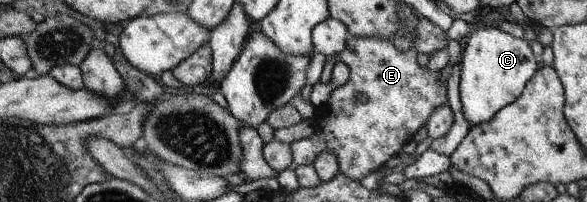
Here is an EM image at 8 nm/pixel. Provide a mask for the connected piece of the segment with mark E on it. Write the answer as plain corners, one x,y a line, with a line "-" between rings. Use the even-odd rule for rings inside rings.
349,35
346,48
340,54
326,58
326,64
319,80
329,84
334,77
334,65
342,61
350,68
348,82
333,90
328,105
316,108
315,133
307,139
302,138
290,144
294,166
312,164
319,153
332,152
337,157
339,173
342,172
351,180
360,182
369,173
386,165
388,159
402,156
402,146
412,141
416,132
422,126
427,125
432,112
437,107
448,104
447,85
441,81
440,72
431,72
426,66
420,66
417,54
414,47
408,51
398,50
392,40
359,38
-
359,93
368,95
365,103
356,103

